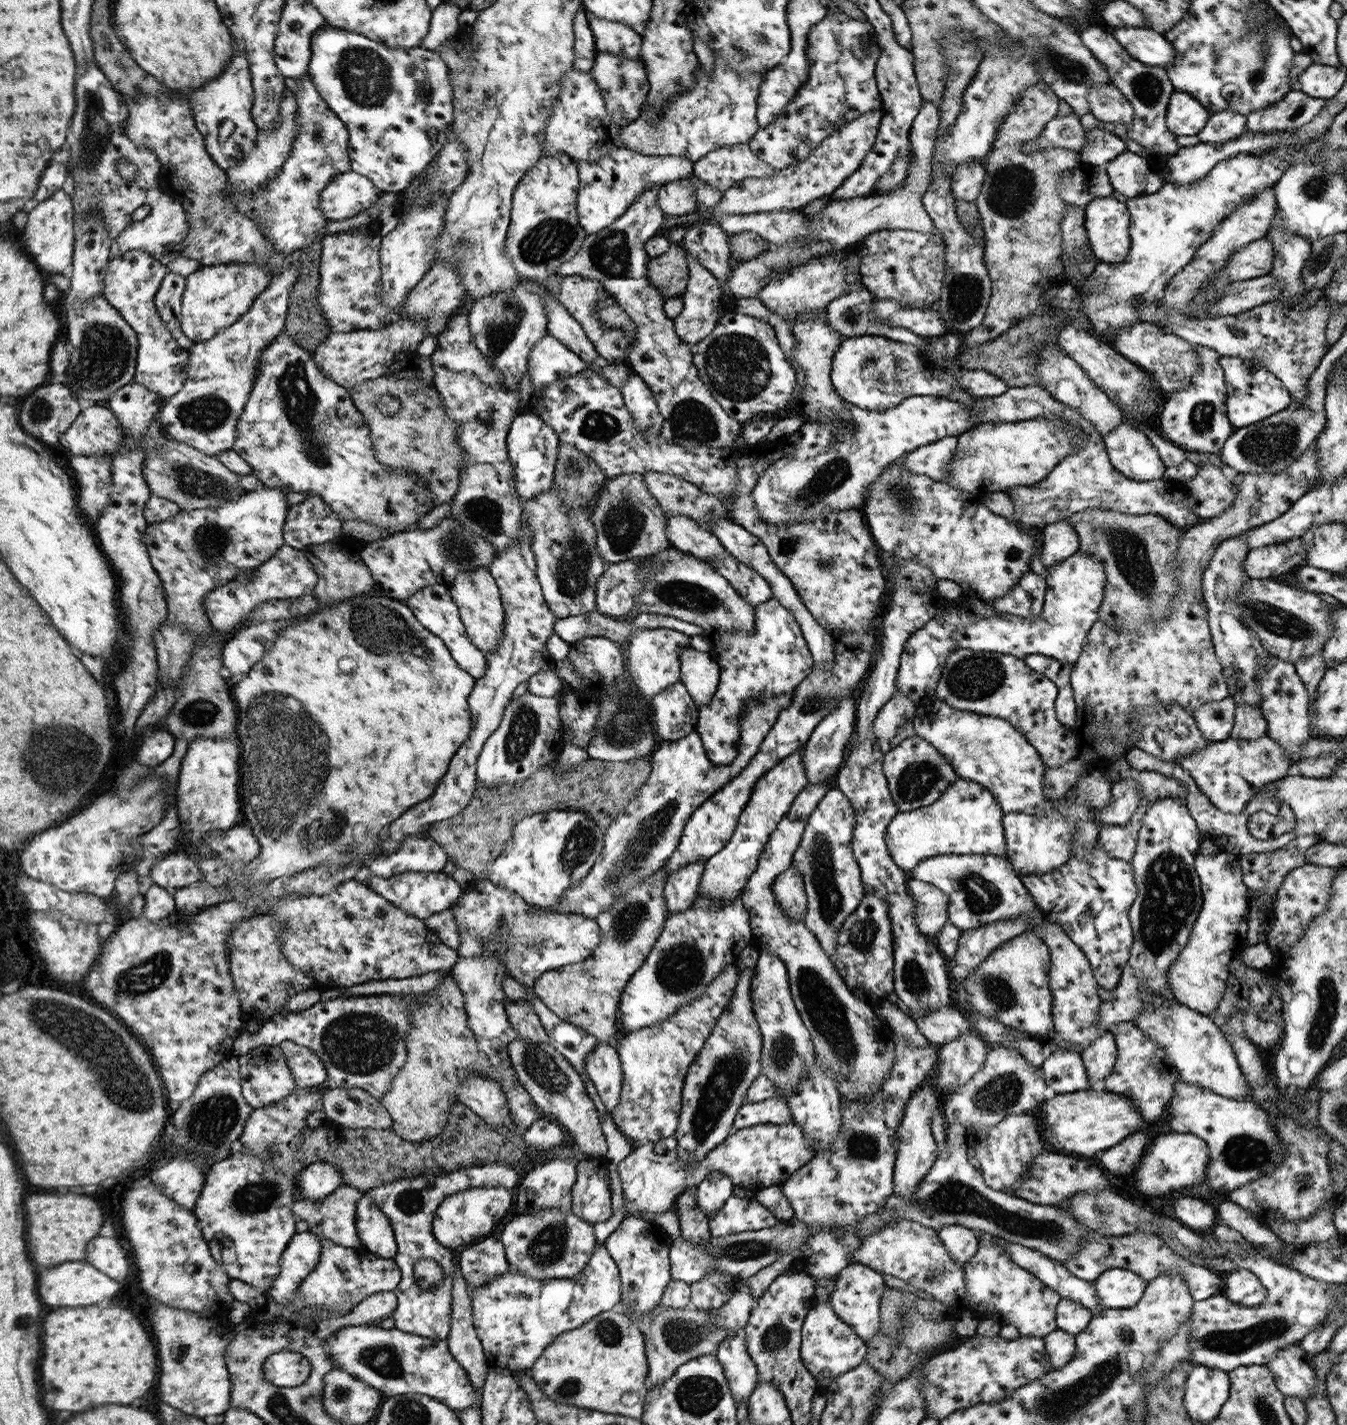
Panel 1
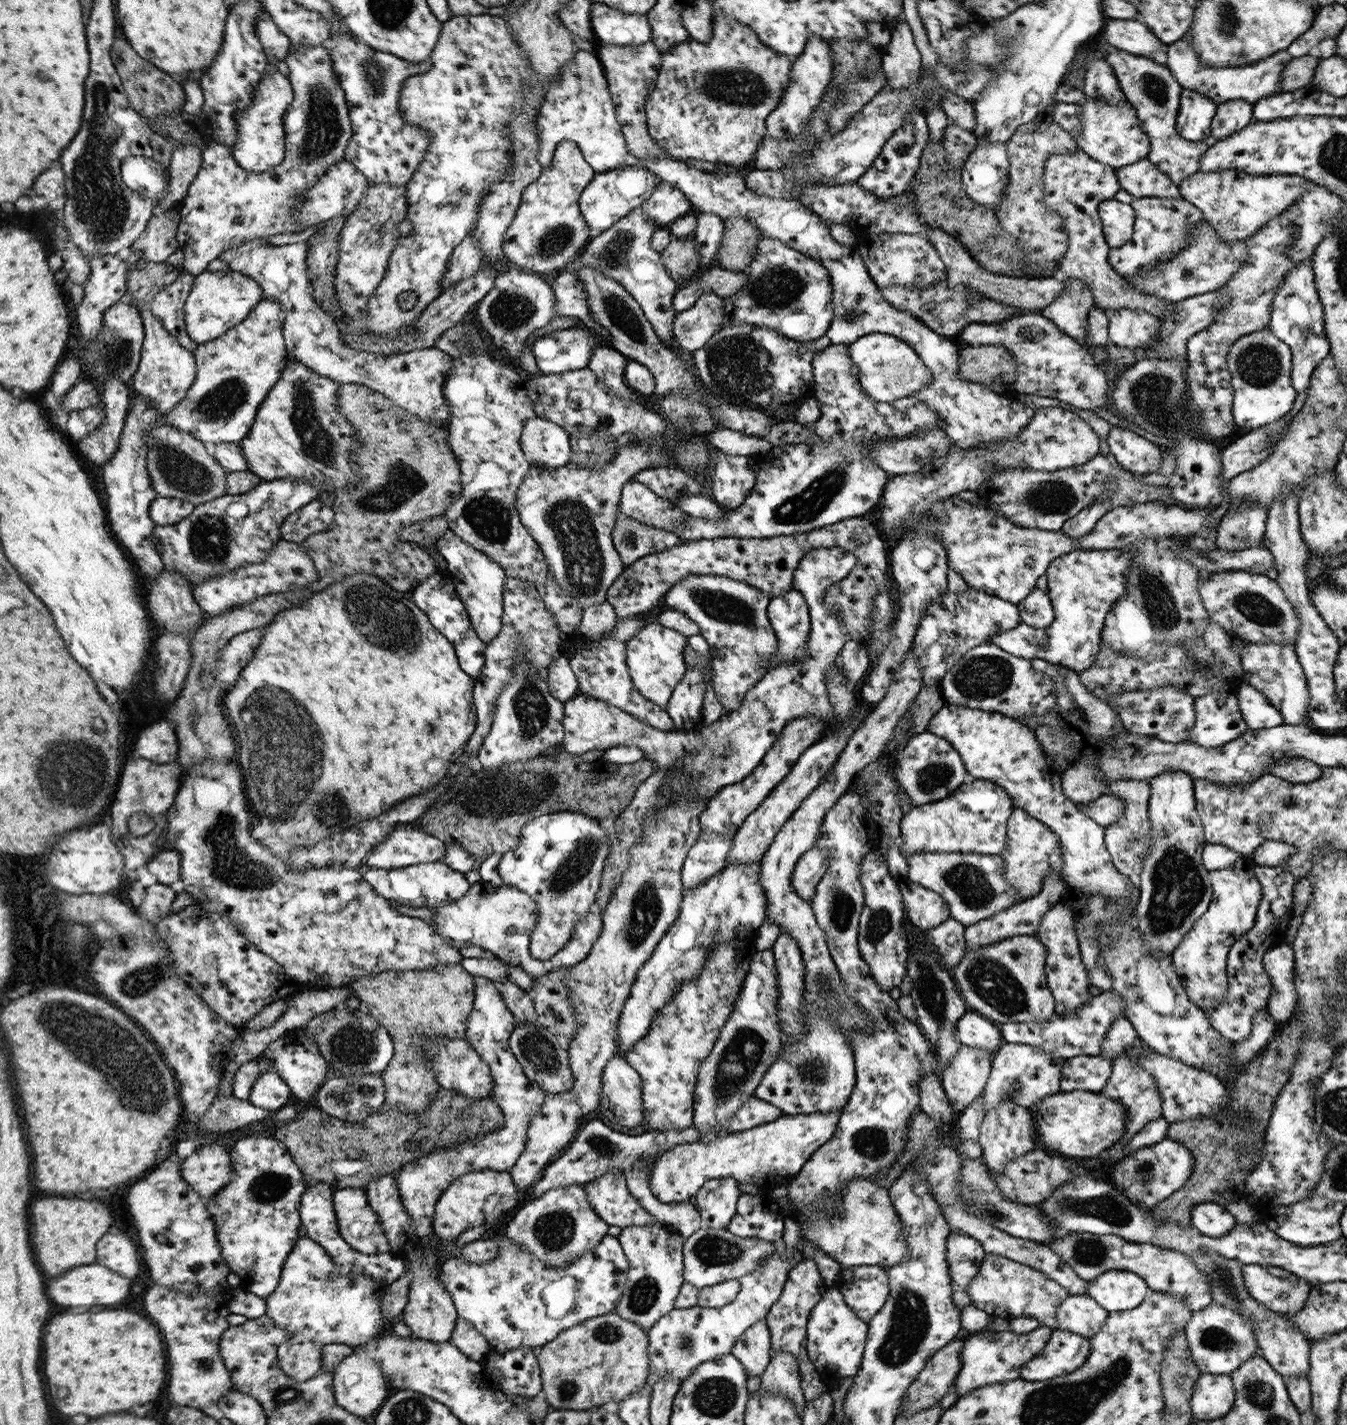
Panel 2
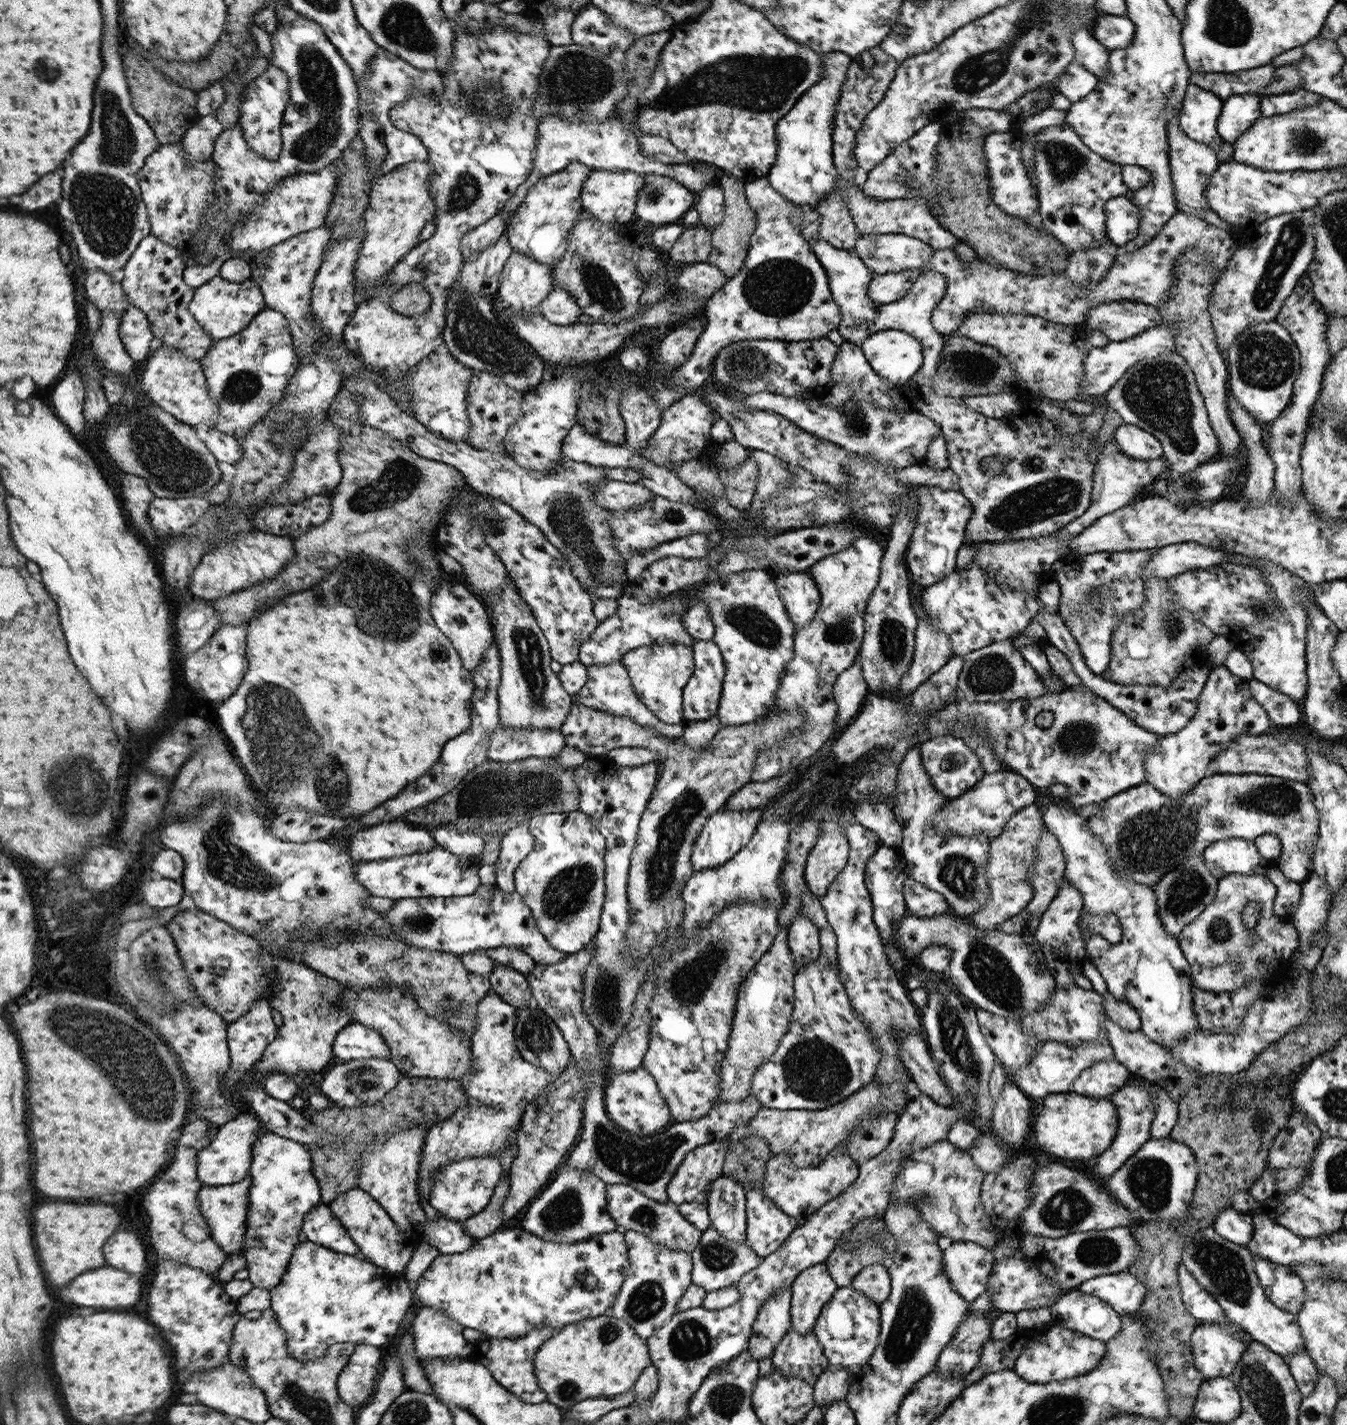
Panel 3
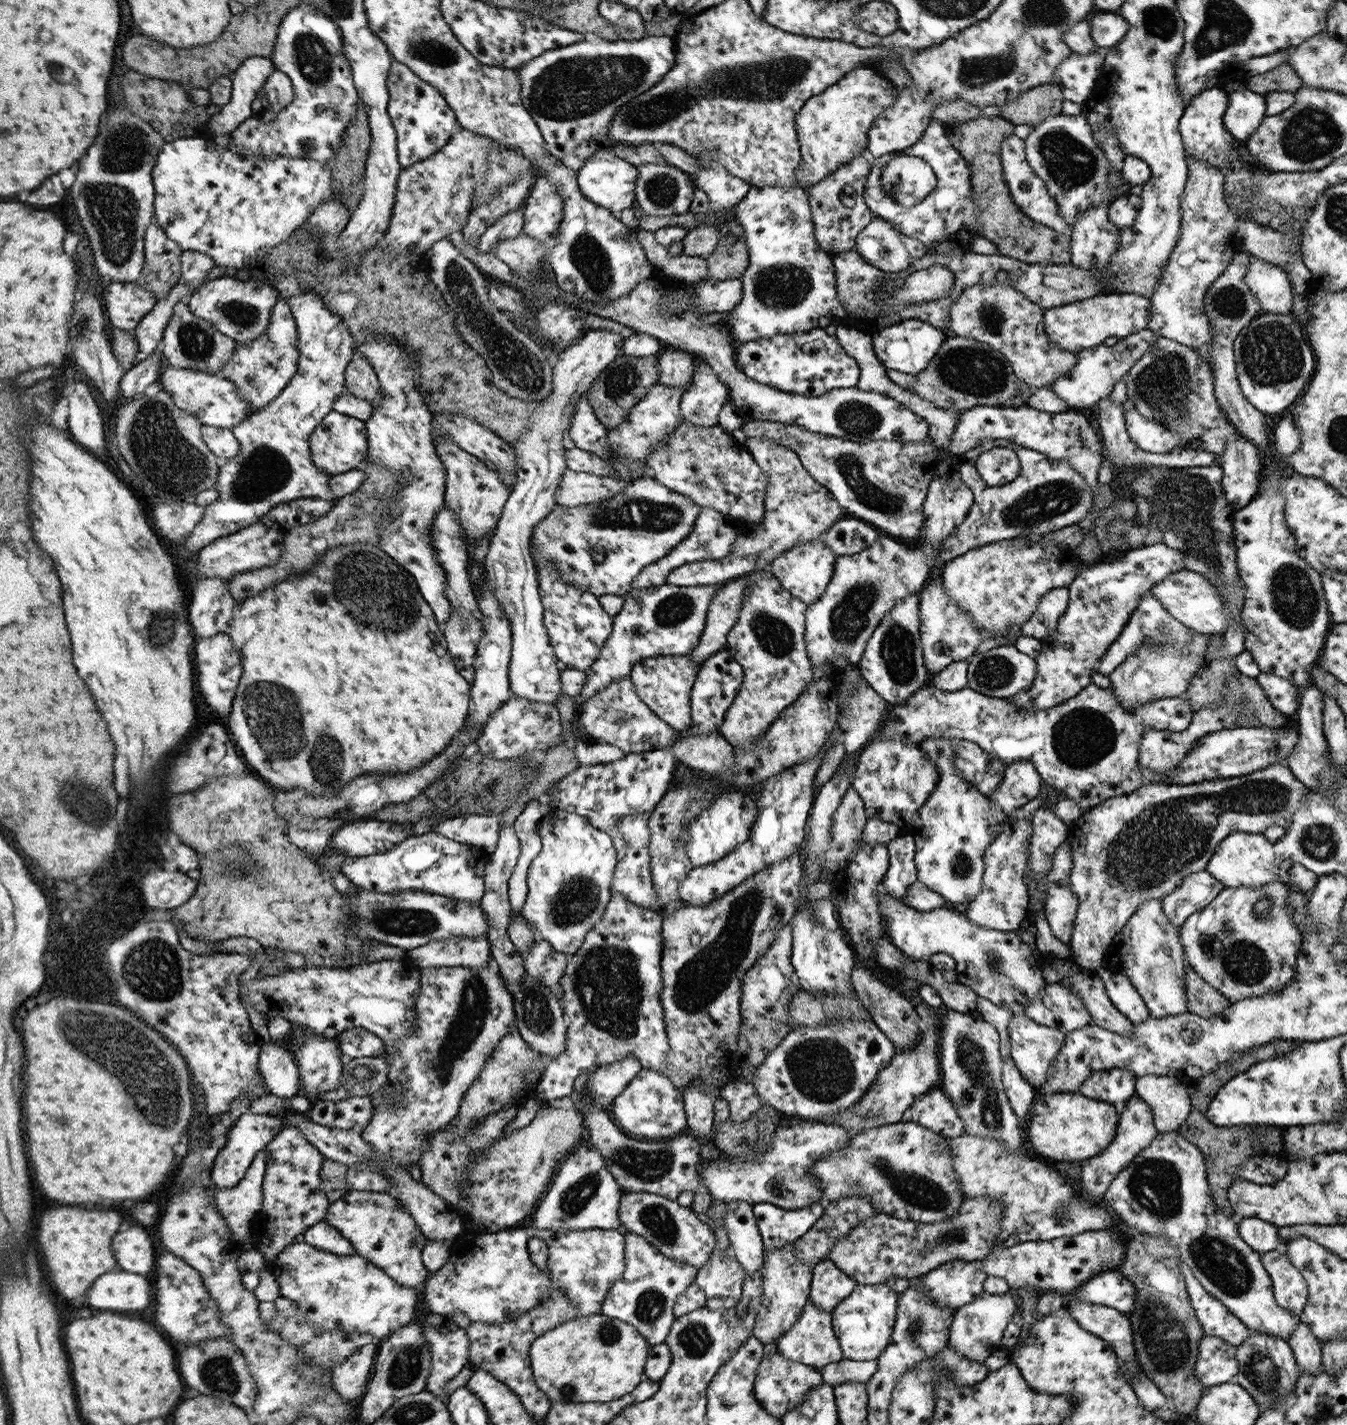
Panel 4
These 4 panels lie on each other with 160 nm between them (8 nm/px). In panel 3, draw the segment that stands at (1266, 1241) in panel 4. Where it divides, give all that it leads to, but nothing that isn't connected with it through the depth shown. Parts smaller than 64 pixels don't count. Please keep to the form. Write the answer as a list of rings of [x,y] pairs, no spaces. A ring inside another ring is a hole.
[[[1231,1207],[1218,1212],[1212,1225],[1216,1234],[1230,1242],[1245,1246],[1252,1240],[1254,1232],[1252,1215],[1242,1214]]]

